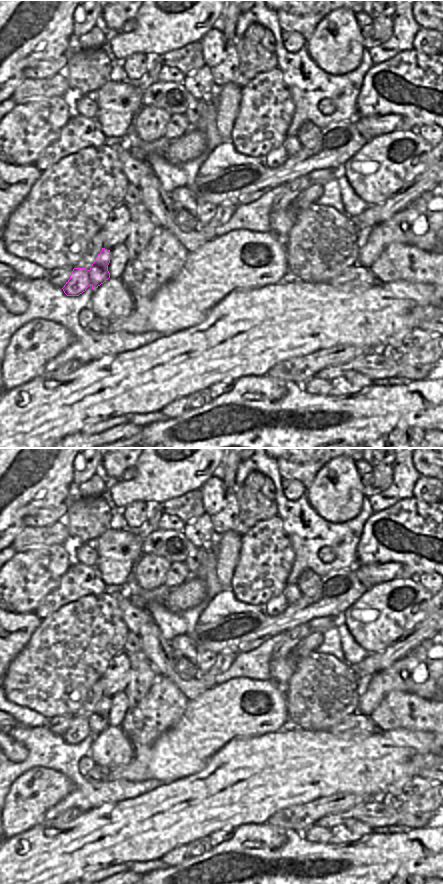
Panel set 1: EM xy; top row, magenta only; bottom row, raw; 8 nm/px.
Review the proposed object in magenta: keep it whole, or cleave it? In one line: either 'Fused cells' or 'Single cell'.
Fused cells.

